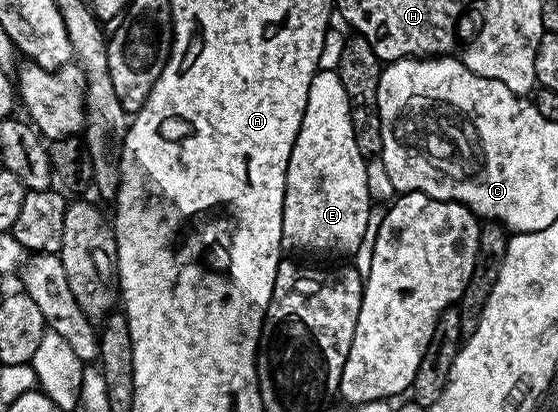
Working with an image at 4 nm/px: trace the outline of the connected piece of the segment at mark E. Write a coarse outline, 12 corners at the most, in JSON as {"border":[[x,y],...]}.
{"border":[[318,70],[287,164],[281,245],[370,233],[347,88]]}

